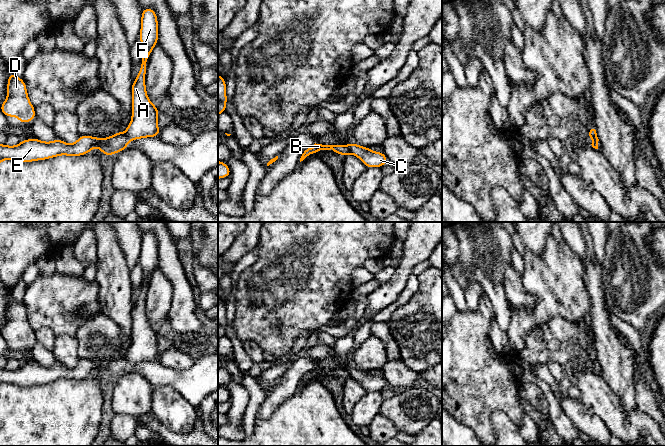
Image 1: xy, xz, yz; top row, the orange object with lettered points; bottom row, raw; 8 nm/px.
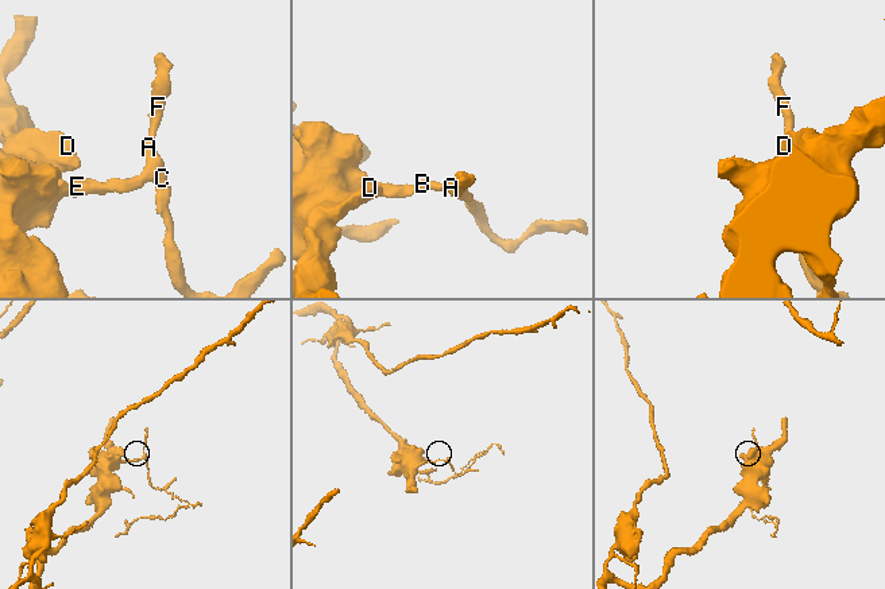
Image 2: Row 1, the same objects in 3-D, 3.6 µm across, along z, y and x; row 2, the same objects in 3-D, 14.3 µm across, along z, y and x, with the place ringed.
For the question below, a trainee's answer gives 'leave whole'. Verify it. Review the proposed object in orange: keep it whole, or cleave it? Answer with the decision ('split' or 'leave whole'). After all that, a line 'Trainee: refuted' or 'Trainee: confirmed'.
split
Trainee: refuted

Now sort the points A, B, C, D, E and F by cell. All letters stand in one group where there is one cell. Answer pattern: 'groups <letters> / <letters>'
groups A C F / B D E

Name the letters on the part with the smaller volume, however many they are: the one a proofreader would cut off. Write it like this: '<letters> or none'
A, C, F

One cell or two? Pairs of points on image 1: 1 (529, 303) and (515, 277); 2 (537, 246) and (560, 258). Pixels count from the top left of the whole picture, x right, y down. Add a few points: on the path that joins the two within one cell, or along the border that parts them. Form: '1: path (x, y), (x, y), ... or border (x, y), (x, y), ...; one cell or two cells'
1: path (523, 297), (515, 289), (515, 283); one cell
2: border (550, 233), (541, 255), (534, 255), (526, 249); two cells

